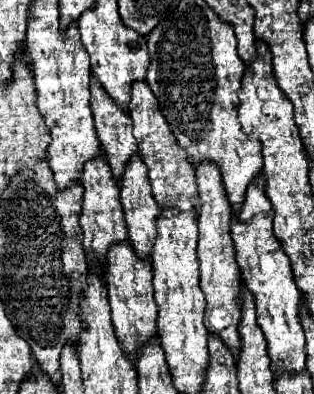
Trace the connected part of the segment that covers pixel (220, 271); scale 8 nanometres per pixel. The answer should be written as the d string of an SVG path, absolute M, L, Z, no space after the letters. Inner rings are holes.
M209 159L197 165L197 185L199 185L199 199L201 199L201 213L199 213L199 245L197 255L201 261L201 291L205 293L207 307L205 307L205 327L211 333L217 333L237 357L239 353L239 335L237 325L241 321L239 313L239 267L235 259L233 239L229 235L231 223L231 203L225 195L225 185L221 183L221 169Z

